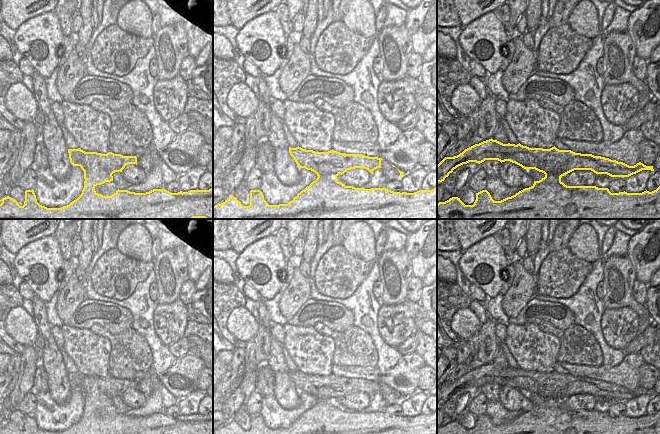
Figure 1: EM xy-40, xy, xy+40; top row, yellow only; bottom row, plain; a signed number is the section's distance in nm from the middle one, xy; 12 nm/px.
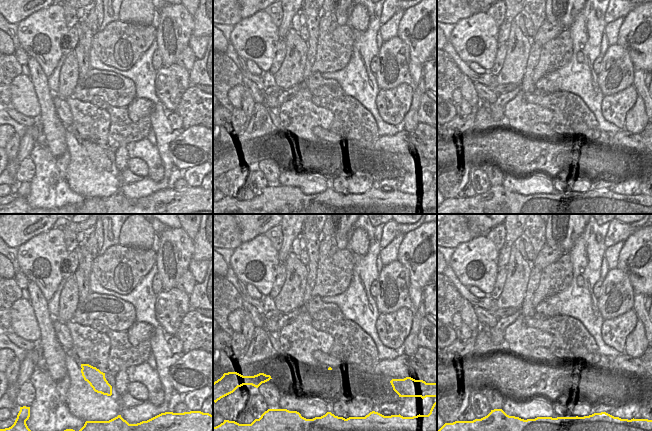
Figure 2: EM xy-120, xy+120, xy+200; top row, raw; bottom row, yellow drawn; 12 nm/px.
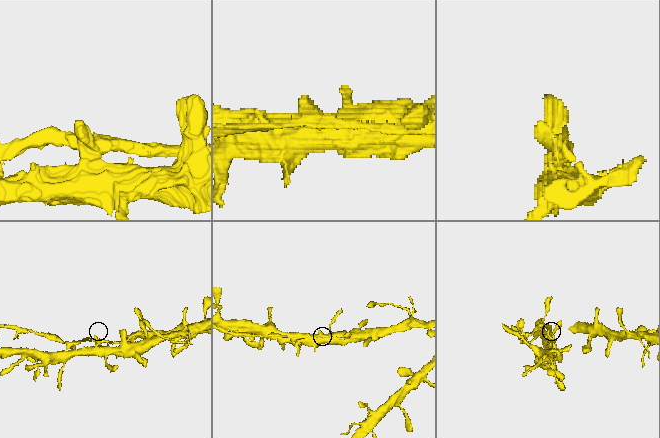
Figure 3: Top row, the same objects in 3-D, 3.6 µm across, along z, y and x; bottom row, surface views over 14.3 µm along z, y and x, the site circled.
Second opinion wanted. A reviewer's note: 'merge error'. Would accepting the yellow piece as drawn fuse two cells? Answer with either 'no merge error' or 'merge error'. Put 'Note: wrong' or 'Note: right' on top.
Note: right
merge error

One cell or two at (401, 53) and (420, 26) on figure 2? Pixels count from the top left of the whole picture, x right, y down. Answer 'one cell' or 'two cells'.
two cells

